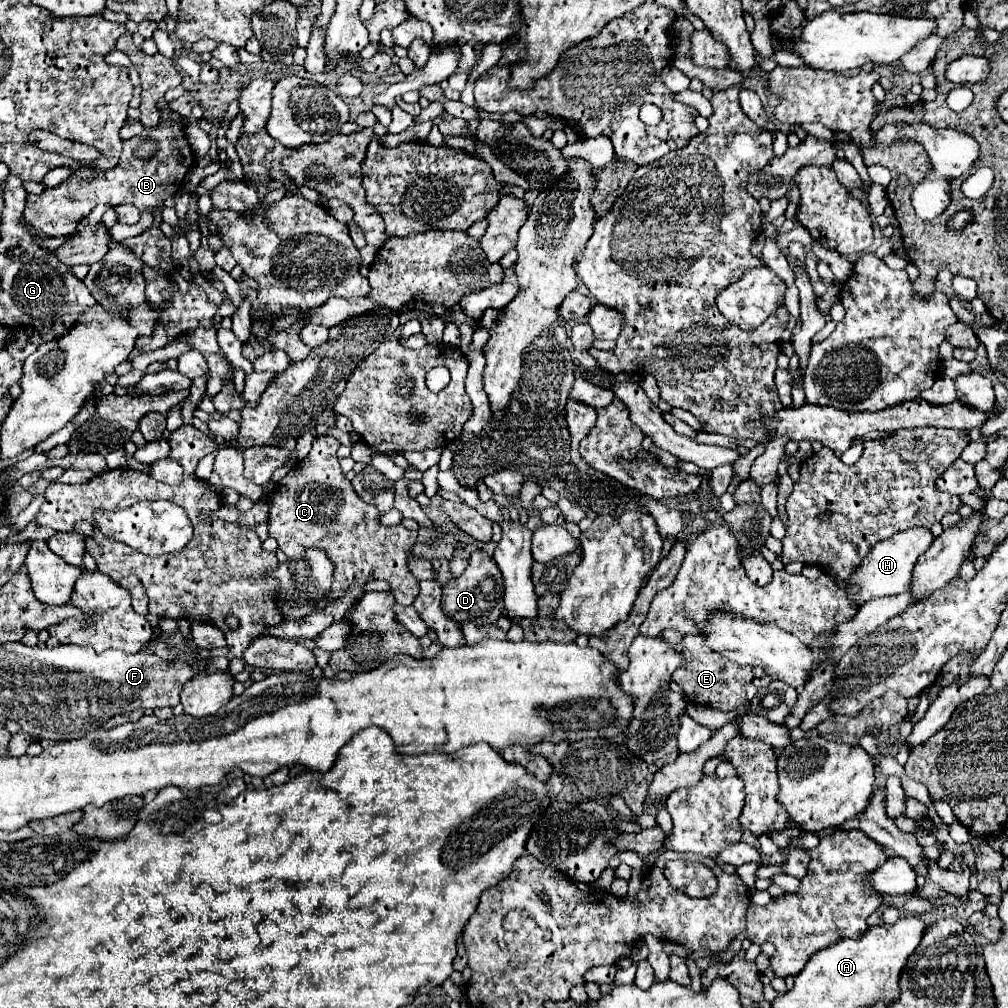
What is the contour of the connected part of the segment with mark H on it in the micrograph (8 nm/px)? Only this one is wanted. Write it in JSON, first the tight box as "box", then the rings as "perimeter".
{"box":[846,527,934,607],"perimeter":[[[914,527],[914,529],[906,529],[906,531],[896,533],[888,541],[876,543],[872,547],[872,551],[864,557],[862,565],[858,565],[856,571],[850,575],[850,579],[846,581],[846,595],[848,595],[848,599],[856,607],[860,607],[866,601],[876,599],[876,597],[888,597],[888,595],[906,593],[916,561],[930,547],[932,541],[934,541],[934,535],[928,529]]]}

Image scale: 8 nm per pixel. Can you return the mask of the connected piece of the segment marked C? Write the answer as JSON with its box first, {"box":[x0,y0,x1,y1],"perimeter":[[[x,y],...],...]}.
{"box":[268,435,420,609],"perimeter":[[[332,435],[316,437],[312,451],[286,473],[286,477],[280,481],[280,489],[270,497],[268,535],[276,539],[278,549],[284,551],[290,559],[304,559],[306,549],[322,549],[322,551],[326,551],[328,559],[334,563],[334,581],[332,581],[330,593],[328,593],[328,597],[314,601],[316,609],[324,609],[332,601],[340,599],[348,591],[350,585],[364,583],[370,579],[388,581],[390,589],[396,597],[396,603],[398,605],[412,605],[416,595],[420,593],[420,587],[418,587],[416,577],[406,567],[406,559],[408,559],[408,551],[416,543],[418,533],[408,531],[402,525],[394,525],[394,527],[382,527],[380,525],[380,521],[378,521],[380,515],[376,513],[376,509],[372,509],[372,505],[364,503],[356,495],[356,491],[352,489],[344,471],[340,469],[340,463],[336,457],[338,447],[340,447],[340,441],[334,439]]]}

